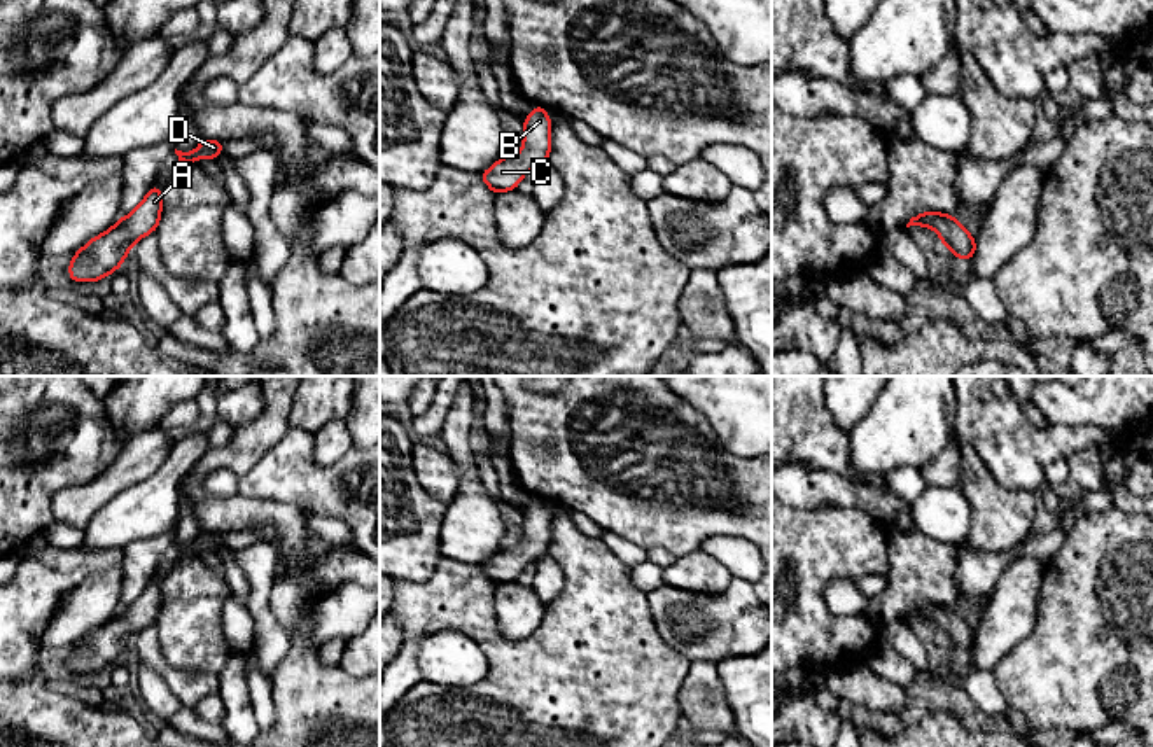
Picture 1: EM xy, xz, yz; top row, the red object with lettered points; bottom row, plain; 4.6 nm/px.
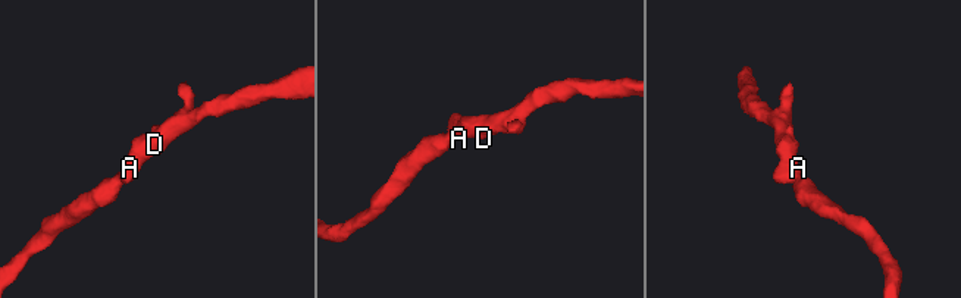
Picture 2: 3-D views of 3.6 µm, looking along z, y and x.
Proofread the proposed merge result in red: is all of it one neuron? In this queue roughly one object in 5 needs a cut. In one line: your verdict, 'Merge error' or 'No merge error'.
No merge error

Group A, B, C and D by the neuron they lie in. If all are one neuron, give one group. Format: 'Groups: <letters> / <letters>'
Groups: A B C D

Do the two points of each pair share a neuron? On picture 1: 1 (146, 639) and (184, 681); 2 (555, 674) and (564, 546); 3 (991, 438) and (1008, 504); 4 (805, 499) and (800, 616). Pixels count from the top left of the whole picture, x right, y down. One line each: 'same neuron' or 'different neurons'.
1: same neuron
2: same neuron
3: different neurons
4: different neurons

